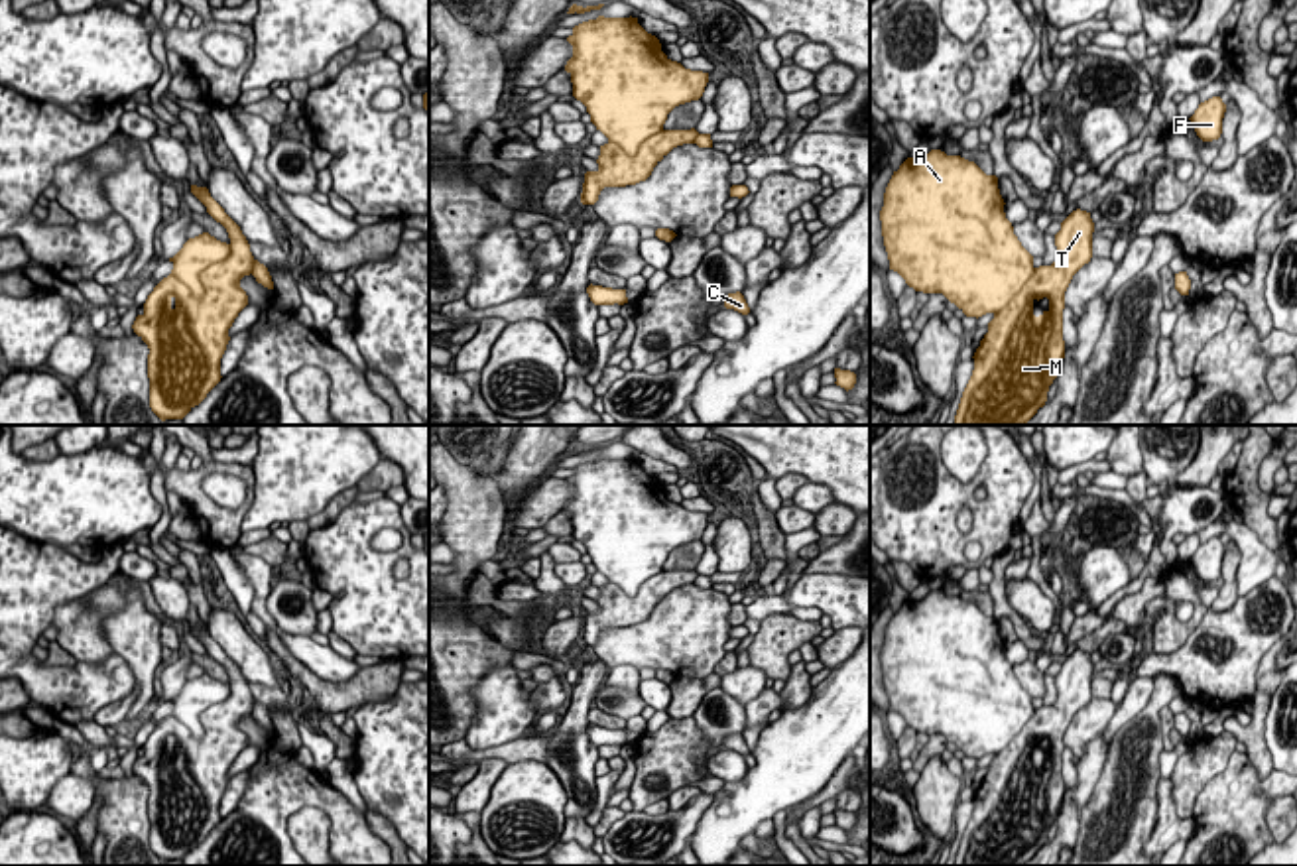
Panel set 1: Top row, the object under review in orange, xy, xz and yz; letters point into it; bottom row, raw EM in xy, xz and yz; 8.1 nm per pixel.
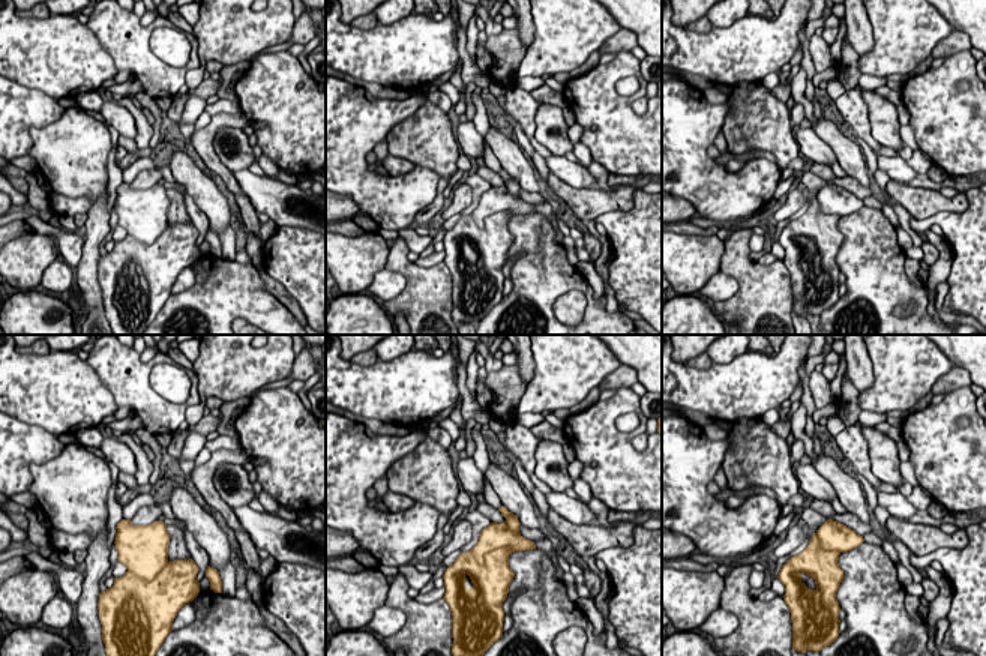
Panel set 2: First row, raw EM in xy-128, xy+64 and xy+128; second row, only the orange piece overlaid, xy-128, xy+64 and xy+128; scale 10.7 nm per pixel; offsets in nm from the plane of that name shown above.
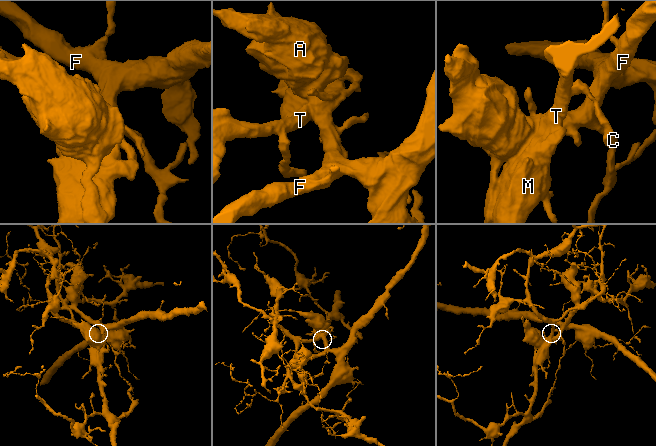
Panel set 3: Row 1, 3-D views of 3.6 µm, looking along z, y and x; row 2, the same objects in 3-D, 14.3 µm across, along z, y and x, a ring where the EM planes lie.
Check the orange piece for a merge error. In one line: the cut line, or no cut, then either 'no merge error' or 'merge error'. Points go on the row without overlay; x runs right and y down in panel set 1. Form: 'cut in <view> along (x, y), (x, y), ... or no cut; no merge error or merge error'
cut in xy along (231, 685), (231, 693), (201, 715), (199, 739), (170, 715); merge error

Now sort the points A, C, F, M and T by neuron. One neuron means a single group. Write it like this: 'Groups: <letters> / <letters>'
Groups: A C F / M T

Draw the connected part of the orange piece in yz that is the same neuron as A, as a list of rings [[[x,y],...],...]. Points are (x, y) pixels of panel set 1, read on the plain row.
[[[931,590],[925,598],[907,598],[894,612],[880,651],[884,687],[890,711],[897,712],[909,728],[923,734],[943,734],[966,758],[982,758],[1002,752],[1035,714],[1033,697],[1014,675],[1004,653],[998,618],[986,616],[974,602]]]

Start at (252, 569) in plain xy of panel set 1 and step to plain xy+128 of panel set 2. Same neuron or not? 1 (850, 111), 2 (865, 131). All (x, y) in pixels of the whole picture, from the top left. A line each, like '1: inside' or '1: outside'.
1: inside
2: inside

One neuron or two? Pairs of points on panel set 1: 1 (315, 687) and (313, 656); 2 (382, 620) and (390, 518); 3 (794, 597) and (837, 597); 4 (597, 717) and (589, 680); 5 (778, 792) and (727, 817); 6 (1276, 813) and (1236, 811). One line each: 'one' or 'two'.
1: two
2: one
3: one
4: two
5: one
6: two

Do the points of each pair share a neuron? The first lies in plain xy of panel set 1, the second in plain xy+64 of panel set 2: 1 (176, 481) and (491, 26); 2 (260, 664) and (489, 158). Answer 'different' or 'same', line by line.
1: different
2: different

